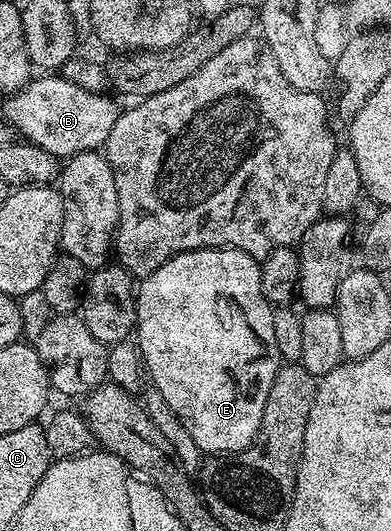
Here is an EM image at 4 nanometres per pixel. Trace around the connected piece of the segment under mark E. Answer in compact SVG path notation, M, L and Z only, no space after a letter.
M198 247L195 251L181 251L174 255L160 269L145 276L137 284L134 317L136 320L136 339L142 350L142 359L146 362L146 371L150 374L153 390L160 393L160 397L180 417L180 425L188 429L188 437L196 441L198 448L207 456L232 455L254 444L254 438L260 430L260 421L264 417L264 401L268 401L268 393L272 389L272 381L276 377L280 366L278 359L278 331L274 328L275 308L264 297L264 289L260 285L262 272L259 260L253 255L238 251L234 247Z

